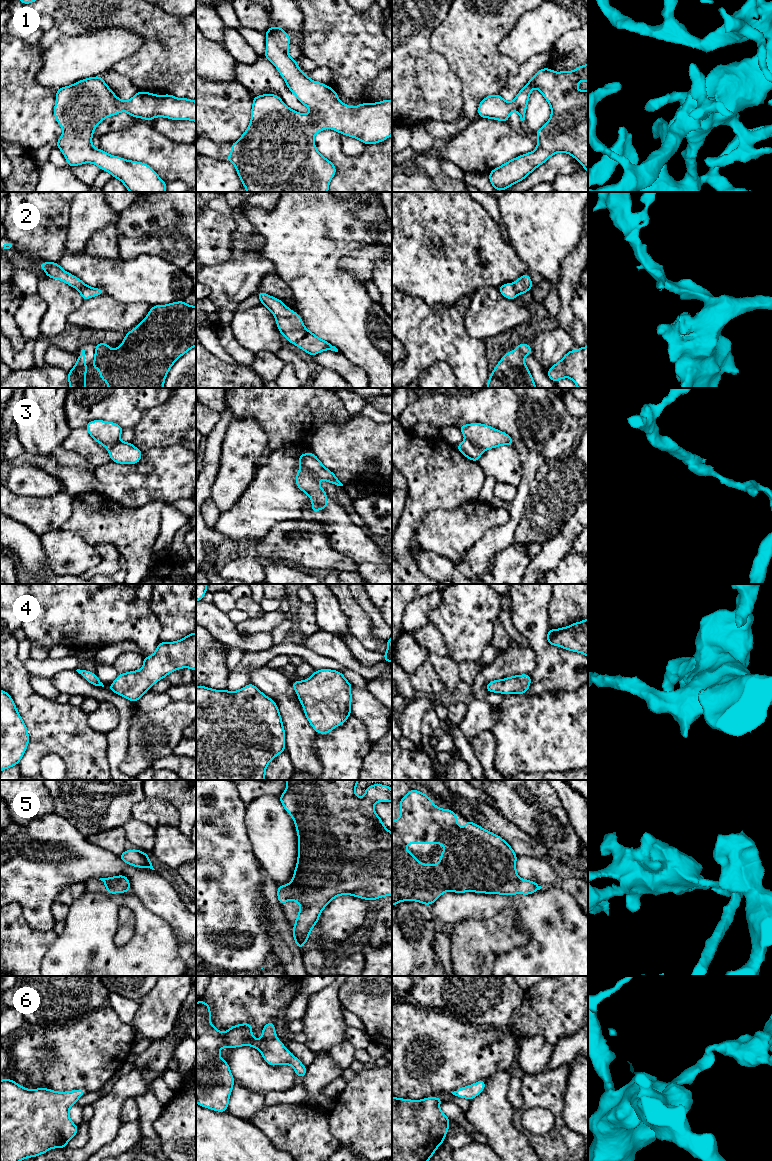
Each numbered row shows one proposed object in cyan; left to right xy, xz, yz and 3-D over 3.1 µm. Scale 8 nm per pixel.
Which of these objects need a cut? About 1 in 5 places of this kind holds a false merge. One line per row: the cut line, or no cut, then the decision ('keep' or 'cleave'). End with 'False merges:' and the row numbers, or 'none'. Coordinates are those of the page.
1: no cut; keep
2: no cut; keep
3: cut in xz along (301, 466), (306, 468), (318, 480); cleave
4: no cut; keep
5: no cut; keep
6: no cut; keep
False merges: 3

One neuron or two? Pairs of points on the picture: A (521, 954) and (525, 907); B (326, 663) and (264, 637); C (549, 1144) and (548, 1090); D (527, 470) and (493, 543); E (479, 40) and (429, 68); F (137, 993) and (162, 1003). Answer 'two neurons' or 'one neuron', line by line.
A: one neuron
B: two neurons
C: one neuron
D: one neuron
E: two neurons
F: two neurons

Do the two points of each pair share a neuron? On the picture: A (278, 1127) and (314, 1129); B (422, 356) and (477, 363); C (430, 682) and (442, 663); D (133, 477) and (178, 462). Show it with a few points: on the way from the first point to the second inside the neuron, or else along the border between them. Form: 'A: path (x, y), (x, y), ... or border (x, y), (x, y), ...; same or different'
A: path (287, 1127), (305, 1129); same
B: path (436, 354), (463, 354); same
C: border (428, 658), (445, 687); different
D: path (144, 479), (150, 479), (156, 473), (167, 473); same

